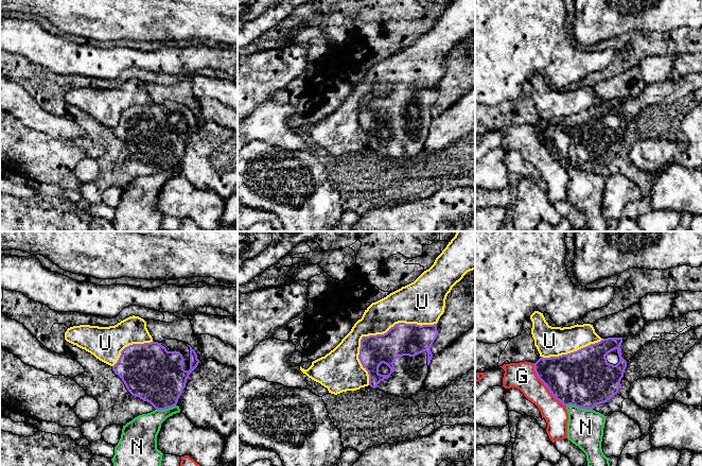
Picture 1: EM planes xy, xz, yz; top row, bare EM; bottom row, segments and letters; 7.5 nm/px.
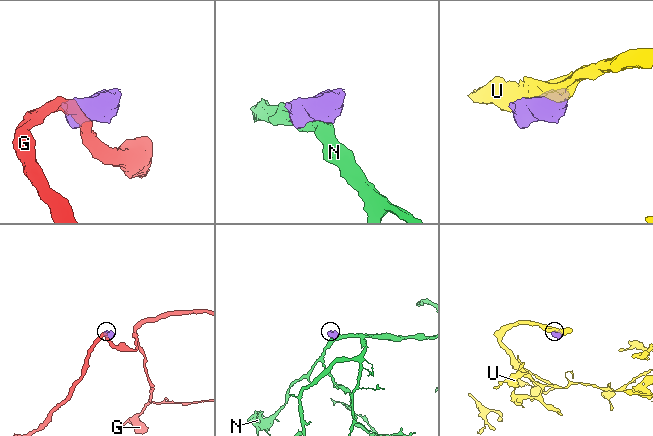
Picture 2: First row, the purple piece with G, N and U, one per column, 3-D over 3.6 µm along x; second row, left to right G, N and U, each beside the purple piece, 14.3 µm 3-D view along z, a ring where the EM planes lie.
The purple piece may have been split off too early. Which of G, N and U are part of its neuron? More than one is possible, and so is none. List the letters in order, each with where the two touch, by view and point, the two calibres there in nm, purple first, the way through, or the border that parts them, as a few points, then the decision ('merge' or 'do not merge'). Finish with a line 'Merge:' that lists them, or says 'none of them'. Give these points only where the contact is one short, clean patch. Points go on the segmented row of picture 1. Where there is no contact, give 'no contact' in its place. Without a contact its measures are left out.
G: yz (545, 384) | 400/200 nm | do not merge
N: yz (579, 407) | 440/280 nm | do not merge
U: xz (376, 334) | 240/240 nm | do not merge
Merge: none of them

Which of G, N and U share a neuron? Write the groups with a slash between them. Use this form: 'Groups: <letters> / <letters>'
Groups: G / N / U

